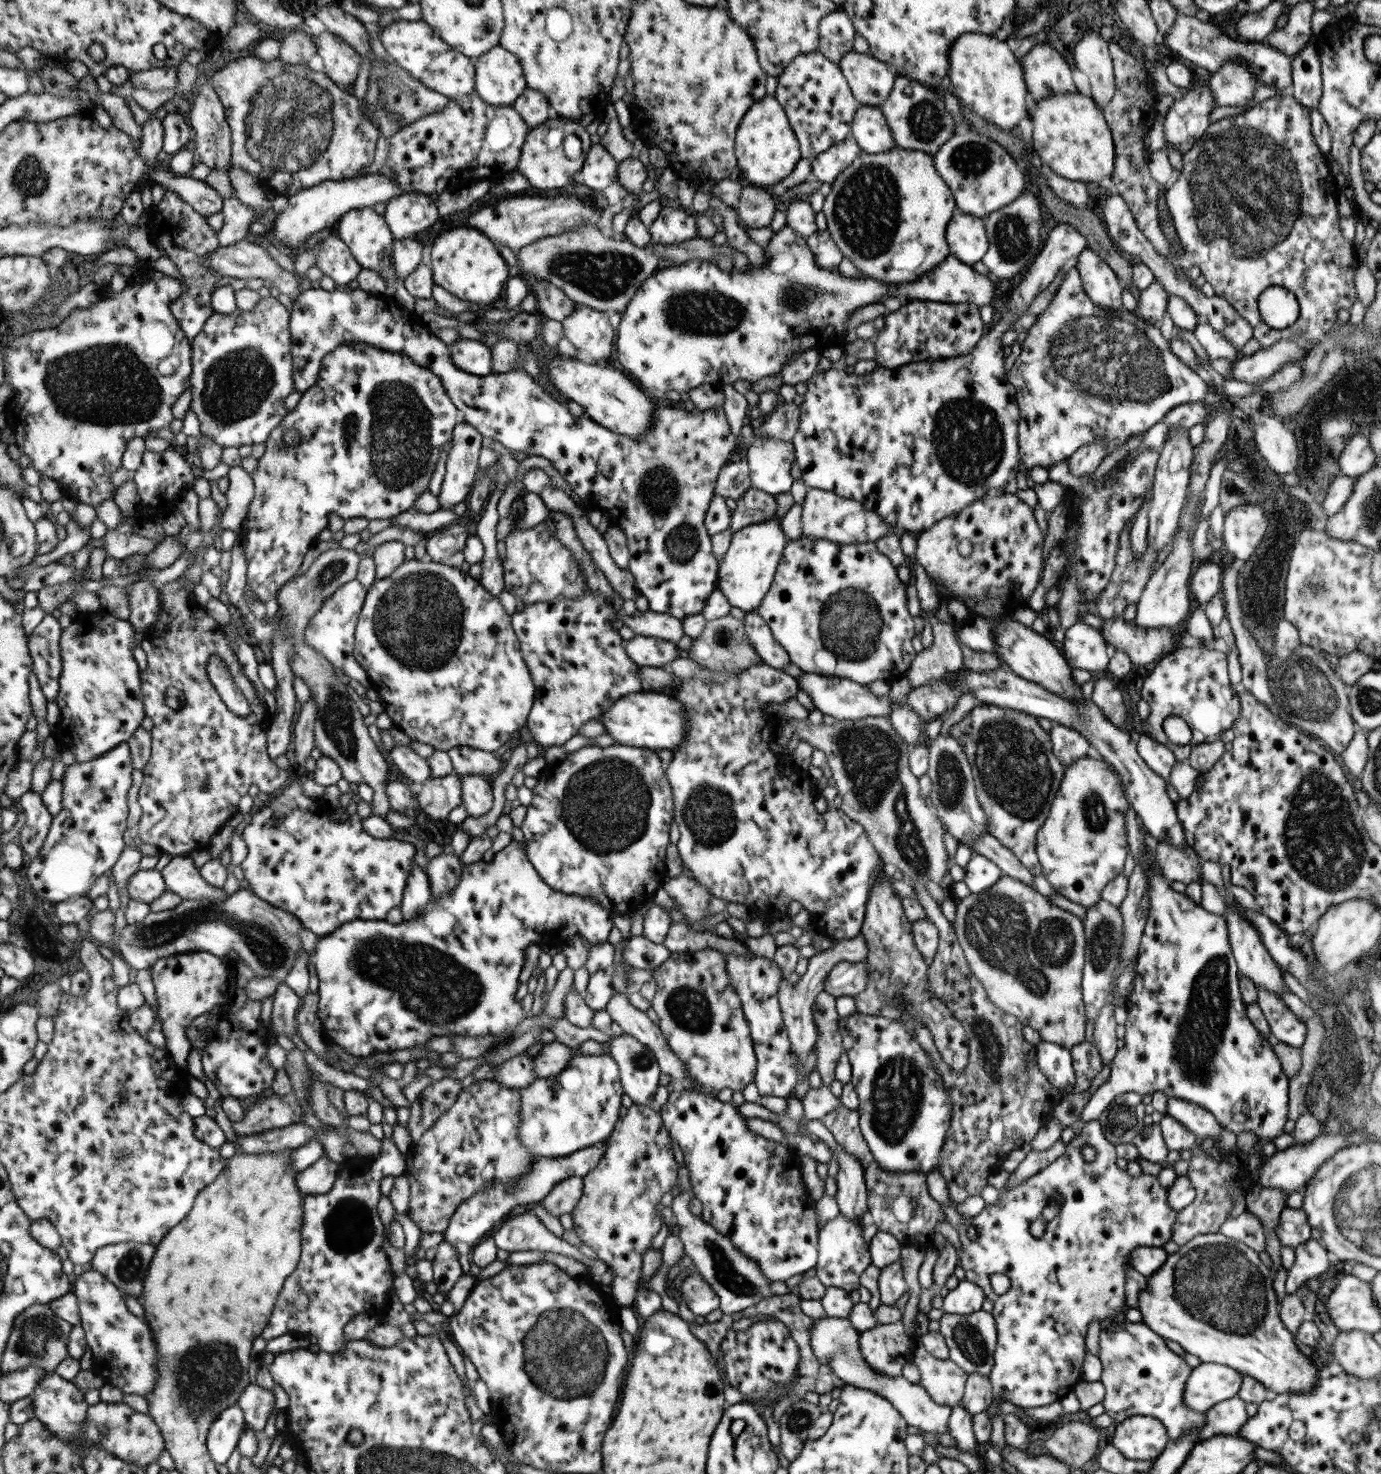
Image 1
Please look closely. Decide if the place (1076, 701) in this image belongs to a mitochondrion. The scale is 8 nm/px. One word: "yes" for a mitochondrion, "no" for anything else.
no

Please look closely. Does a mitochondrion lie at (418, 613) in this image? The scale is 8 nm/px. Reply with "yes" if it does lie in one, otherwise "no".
yes

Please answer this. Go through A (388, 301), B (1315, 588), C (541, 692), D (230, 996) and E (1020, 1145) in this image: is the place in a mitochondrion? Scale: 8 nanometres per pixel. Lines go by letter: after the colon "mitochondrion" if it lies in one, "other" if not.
A: other
B: mitochondrion
C: other
D: other
E: other

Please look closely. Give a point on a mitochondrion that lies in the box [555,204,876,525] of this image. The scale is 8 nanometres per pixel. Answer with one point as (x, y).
(690, 313)

